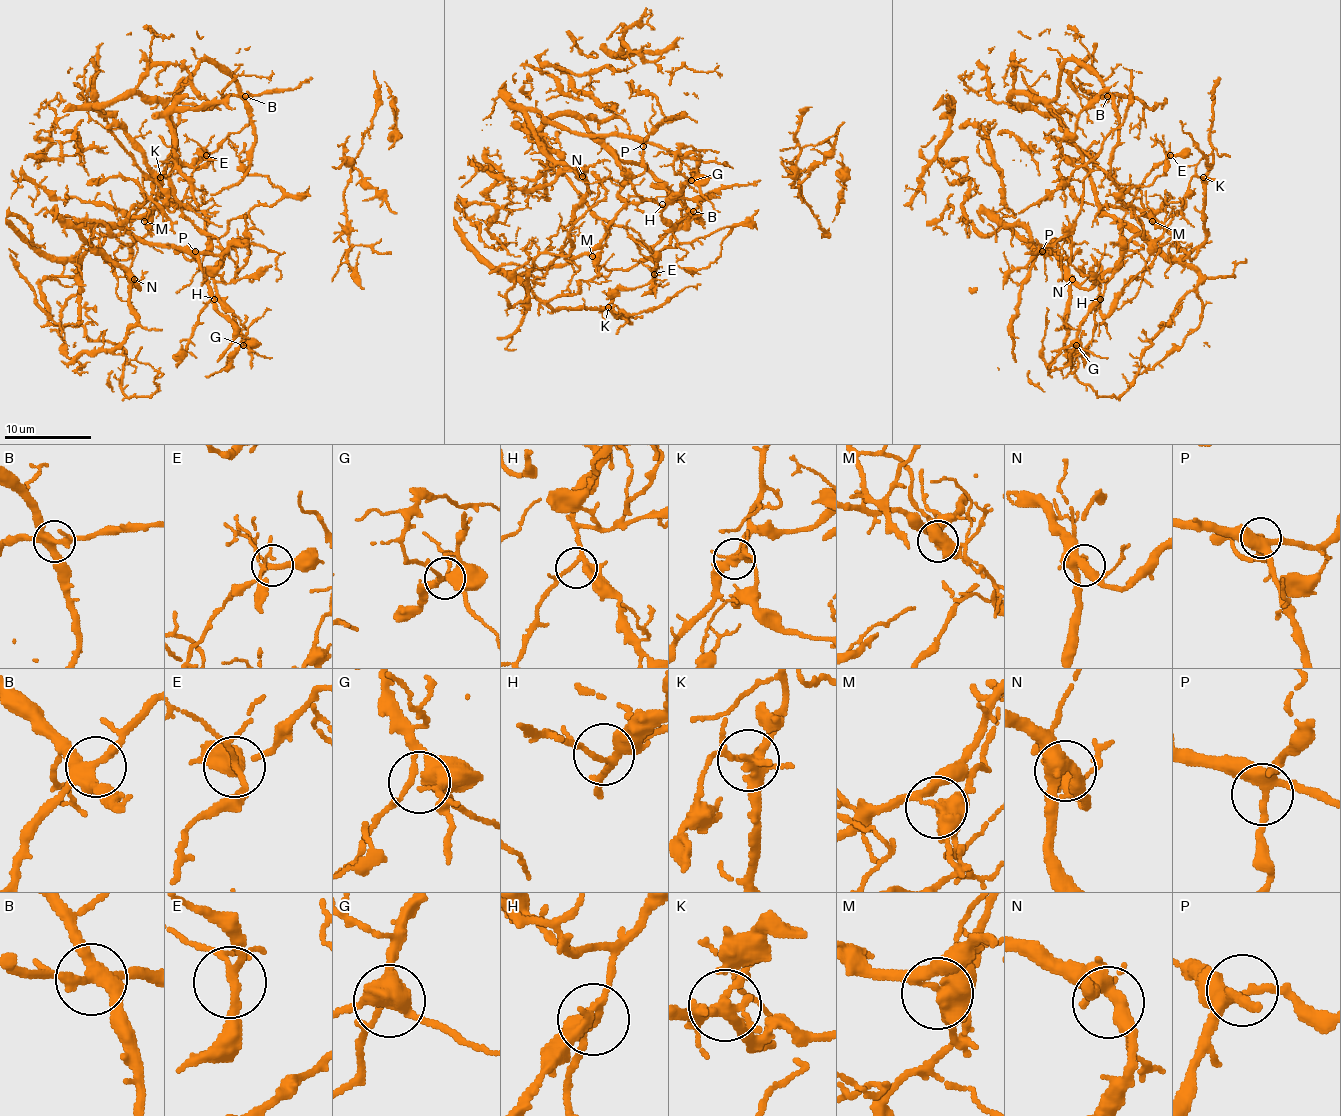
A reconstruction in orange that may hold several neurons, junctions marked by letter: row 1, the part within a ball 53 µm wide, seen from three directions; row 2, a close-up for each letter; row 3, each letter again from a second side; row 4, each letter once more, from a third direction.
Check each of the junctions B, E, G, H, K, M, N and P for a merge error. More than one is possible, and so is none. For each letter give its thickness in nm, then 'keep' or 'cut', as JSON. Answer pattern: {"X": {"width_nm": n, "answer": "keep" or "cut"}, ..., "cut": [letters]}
{"B": {"width_nm": 380, "answer": "keep"}, "E": {"width_nm": 200, "answer": "keep"}, "G": {"width_nm": 380, "answer": "keep"}, "H": {"width_nm": 150, "answer": "keep"}, "K": {"width_nm": 320, "answer": "cut"}, "M": {"width_nm": 440, "answer": "cut"}, "N": {"width_nm": 380, "answer": "keep"}, "P": {"width_nm": 360, "answer": "keep"}, "cut": ["K", "M"]}

